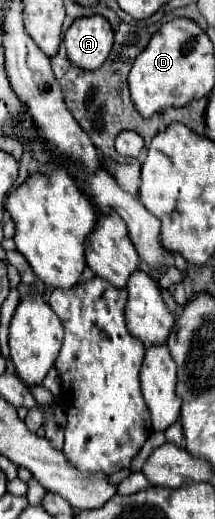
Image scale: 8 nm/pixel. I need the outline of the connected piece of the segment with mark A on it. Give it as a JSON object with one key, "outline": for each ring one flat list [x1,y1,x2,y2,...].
{"outline":[[85,16,65,32,67,58,81,70,97,70,113,48,113,30,103,16]]}

